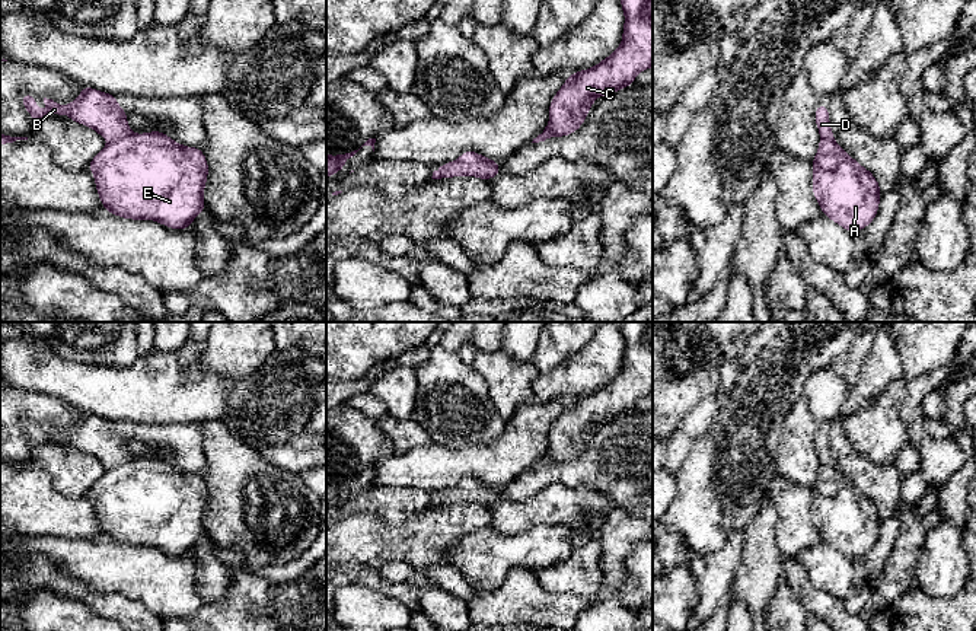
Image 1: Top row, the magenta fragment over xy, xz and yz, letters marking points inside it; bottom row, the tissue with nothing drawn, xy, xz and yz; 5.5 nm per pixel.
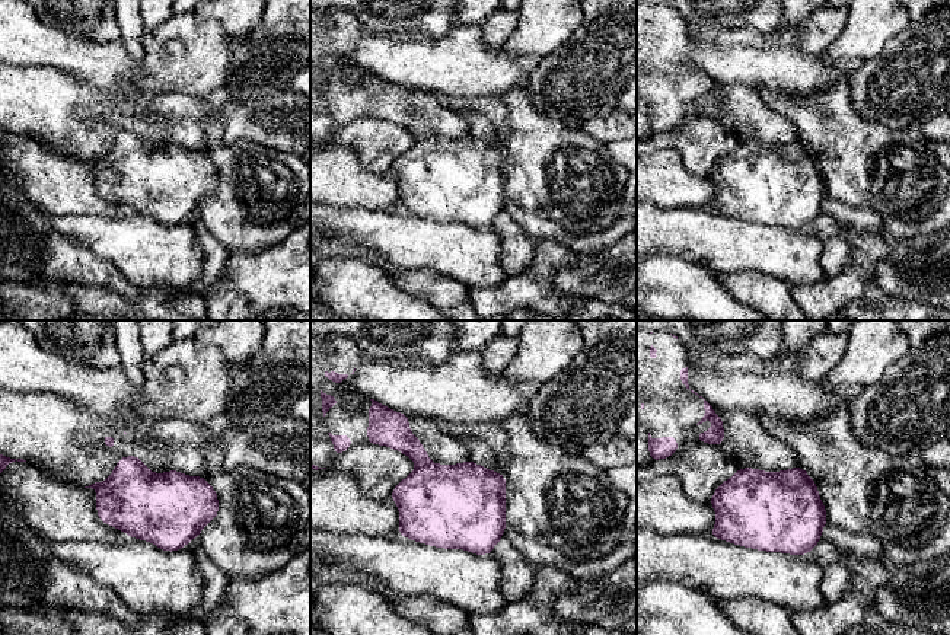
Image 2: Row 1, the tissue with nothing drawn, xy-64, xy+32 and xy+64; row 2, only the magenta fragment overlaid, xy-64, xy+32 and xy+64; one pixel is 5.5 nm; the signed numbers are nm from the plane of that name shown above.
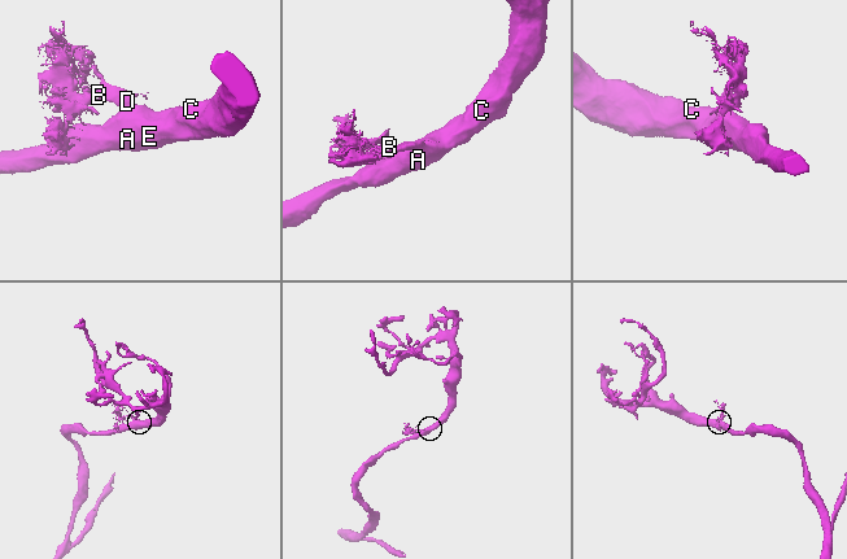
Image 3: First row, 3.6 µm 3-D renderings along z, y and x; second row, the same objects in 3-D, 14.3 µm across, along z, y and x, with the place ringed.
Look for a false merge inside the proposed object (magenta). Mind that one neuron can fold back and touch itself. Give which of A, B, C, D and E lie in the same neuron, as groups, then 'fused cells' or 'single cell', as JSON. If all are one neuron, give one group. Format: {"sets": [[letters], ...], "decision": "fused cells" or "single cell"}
{"sets": [["A", "C", "E"], ["B", "D"]], "decision": "fused cells"}

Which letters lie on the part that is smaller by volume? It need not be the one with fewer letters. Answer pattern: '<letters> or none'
B, D

